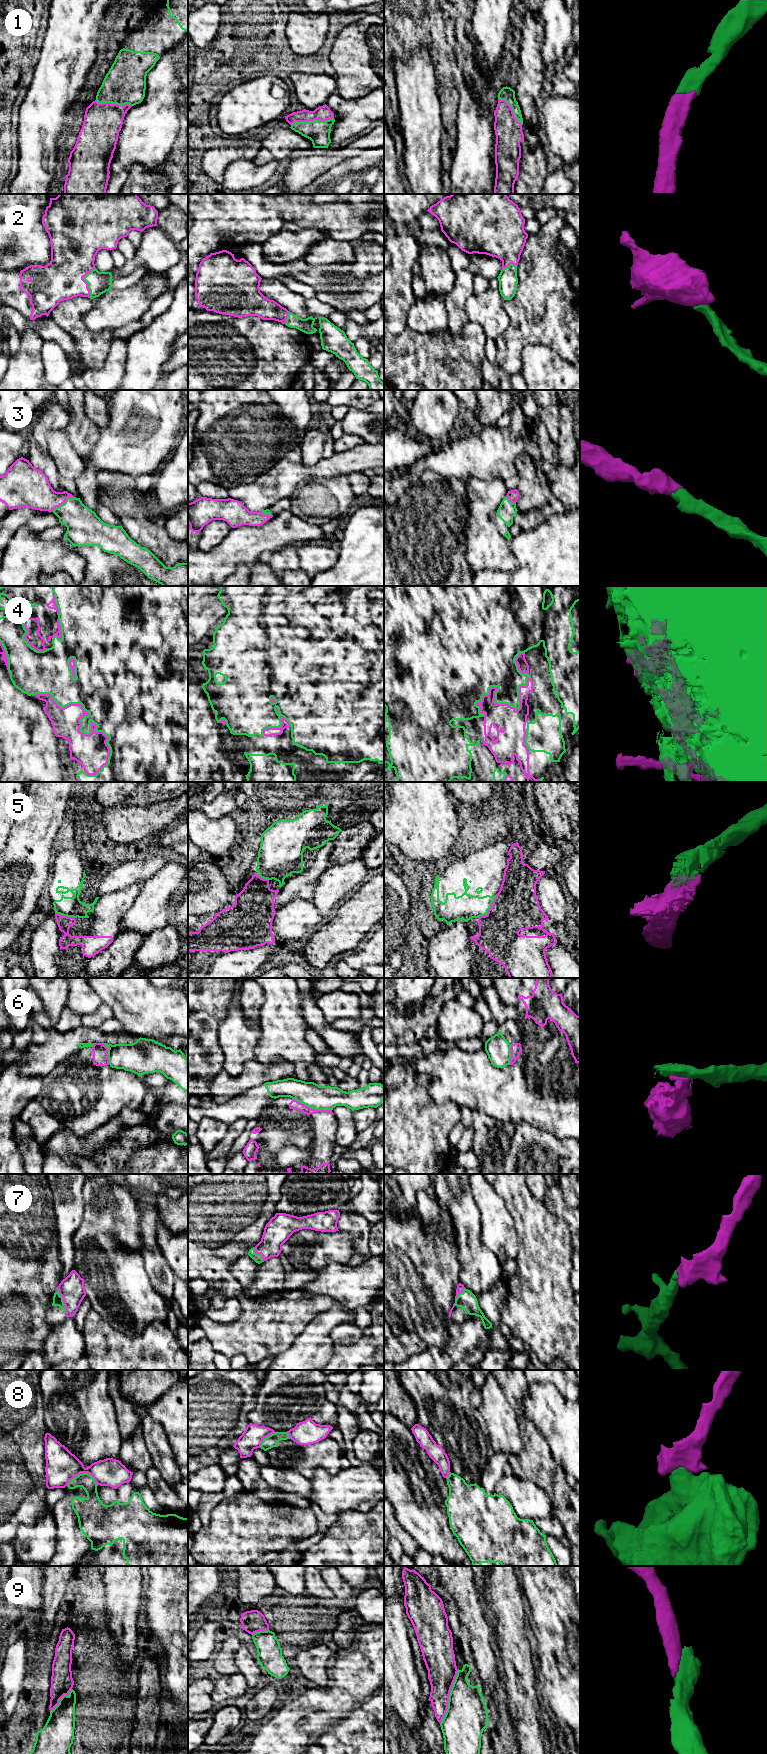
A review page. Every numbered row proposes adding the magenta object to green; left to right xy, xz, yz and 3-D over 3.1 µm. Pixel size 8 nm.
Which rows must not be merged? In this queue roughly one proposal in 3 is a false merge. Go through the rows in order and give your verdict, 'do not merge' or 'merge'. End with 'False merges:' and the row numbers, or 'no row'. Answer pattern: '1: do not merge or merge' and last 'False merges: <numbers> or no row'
1: merge
2: merge
3: merge
4: merge
5: do not merge
6: do not merge
7: merge
8: do not merge
9: do not merge
False merges: 5, 6, 8, 9

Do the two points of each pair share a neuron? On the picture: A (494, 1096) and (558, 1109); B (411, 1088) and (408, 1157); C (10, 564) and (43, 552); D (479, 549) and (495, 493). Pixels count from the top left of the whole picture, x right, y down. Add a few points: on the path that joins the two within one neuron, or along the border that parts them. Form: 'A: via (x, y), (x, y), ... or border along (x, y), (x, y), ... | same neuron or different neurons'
A: via (510, 1096), (532, 1096), (542, 1101) | same neuron
B: via (408, 1105), (408, 1140) | same neuron
C: via (18, 564), (22, 564), (30, 556), (35, 556) | same neuron
D: via (482, 535), (484, 529), (484, 507) | same neuron

